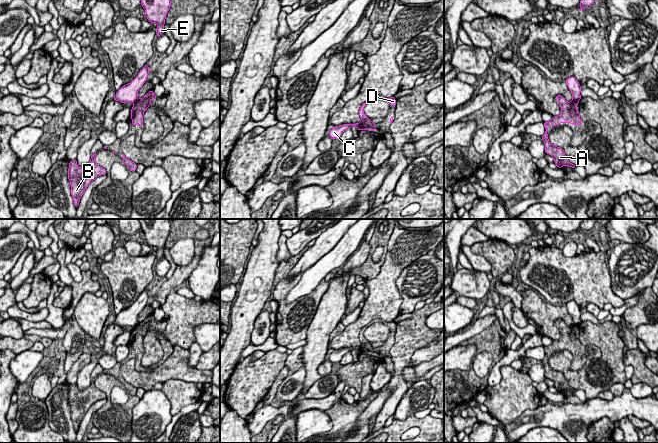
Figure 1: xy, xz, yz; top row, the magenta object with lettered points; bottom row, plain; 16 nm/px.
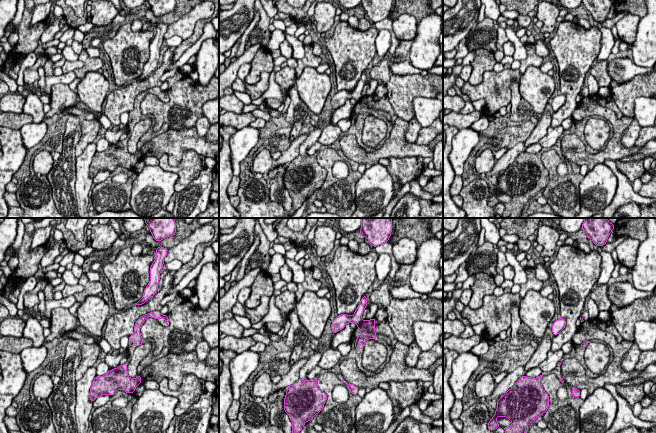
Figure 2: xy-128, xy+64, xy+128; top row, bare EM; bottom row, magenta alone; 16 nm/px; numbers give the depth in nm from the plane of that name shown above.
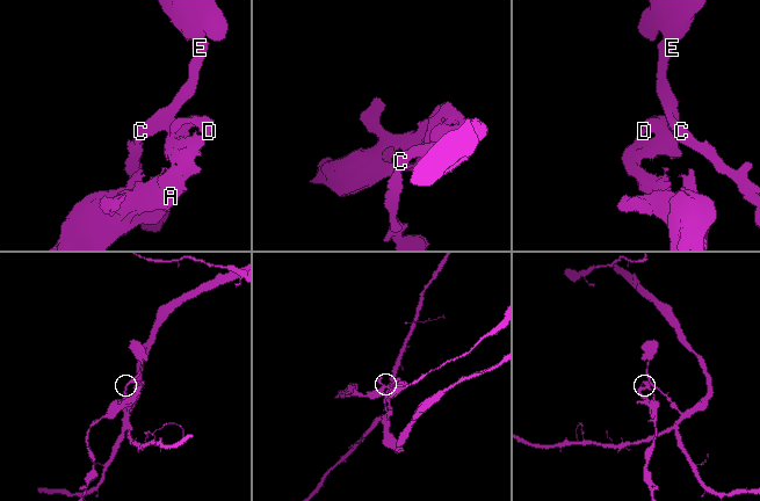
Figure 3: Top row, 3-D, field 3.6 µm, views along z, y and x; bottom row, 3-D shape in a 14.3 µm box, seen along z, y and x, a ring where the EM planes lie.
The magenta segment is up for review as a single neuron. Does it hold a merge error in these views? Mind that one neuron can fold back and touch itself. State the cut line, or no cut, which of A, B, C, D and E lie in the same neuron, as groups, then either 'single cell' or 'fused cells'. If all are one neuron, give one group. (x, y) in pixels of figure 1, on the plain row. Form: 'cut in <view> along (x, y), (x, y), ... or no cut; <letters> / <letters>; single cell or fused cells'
cut in yz along (572, 324), (578, 326); A B D / C E; fused cells

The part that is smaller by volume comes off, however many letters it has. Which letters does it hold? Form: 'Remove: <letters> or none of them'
Remove: A, B, D

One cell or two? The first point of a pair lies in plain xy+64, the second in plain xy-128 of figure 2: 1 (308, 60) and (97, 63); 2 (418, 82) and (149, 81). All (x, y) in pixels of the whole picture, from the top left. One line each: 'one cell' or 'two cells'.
1: one cell
2: two cells

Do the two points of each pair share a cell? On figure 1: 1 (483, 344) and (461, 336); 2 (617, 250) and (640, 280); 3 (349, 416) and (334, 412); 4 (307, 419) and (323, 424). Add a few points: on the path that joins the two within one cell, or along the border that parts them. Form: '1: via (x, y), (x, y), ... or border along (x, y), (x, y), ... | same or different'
1: border along (495, 320), (474, 335) | different
2: via (627, 251), (640, 264), (640, 270) | same
3: via (345, 416), (338, 413) | same
4: via (311, 422), (319, 422) | same

